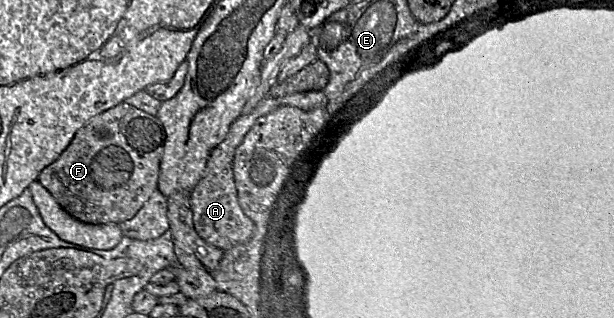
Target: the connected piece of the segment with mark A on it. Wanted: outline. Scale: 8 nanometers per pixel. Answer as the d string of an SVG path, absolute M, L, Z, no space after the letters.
M322 90L297 92L282 97L265 97L250 113L241 114L236 118L231 124L225 139L211 153L203 177L189 193L194 228L205 242L226 251L247 242L253 234L254 223L244 214L238 203L232 164L237 147L256 119L281 106L291 106L309 111L319 107L325 108L326 104L327 98Z

